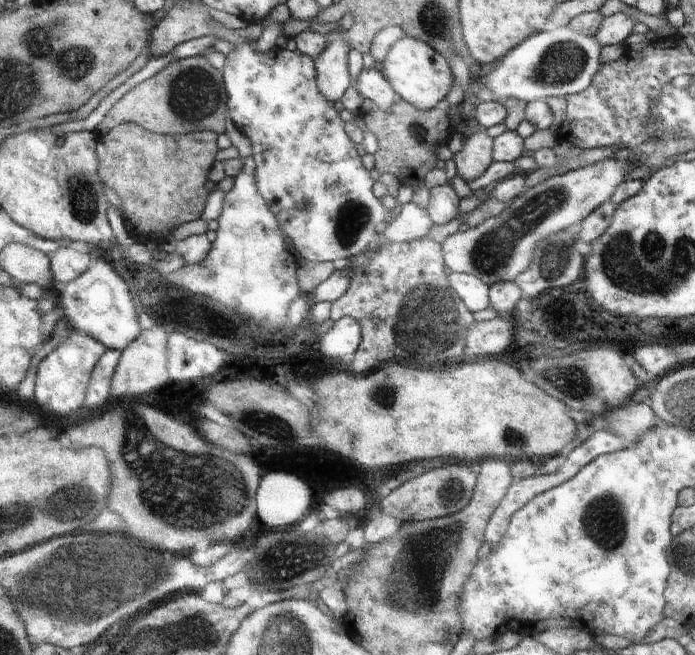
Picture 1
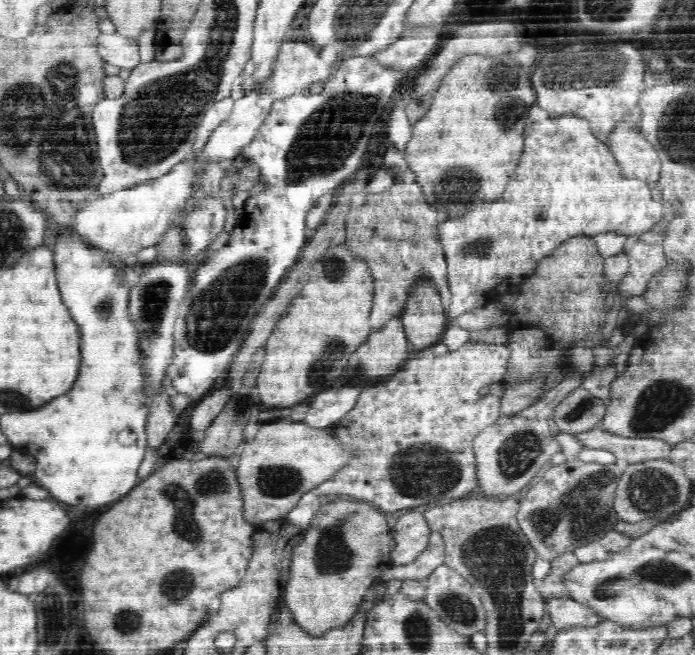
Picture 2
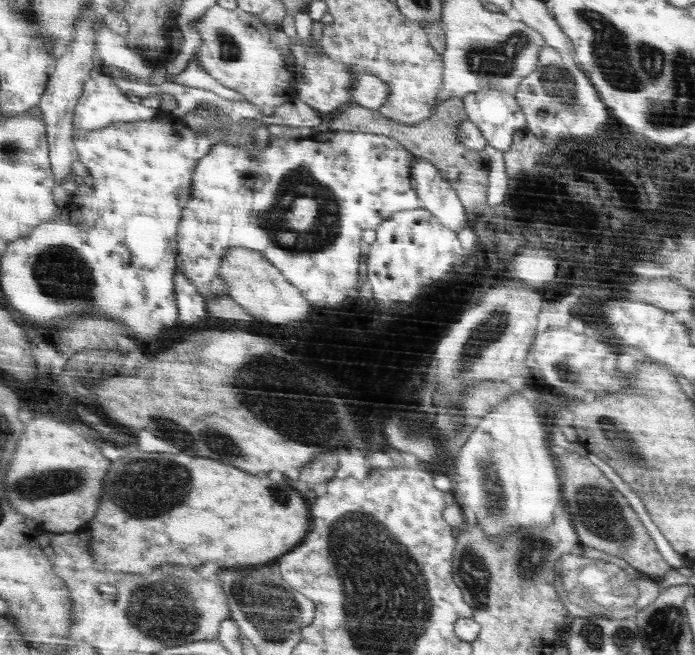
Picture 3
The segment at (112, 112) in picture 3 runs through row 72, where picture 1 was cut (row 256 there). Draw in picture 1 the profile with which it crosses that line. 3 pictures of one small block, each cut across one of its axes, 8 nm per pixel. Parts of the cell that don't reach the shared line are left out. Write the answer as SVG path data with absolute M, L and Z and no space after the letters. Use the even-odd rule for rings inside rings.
M97 256L80 278L62 288L62 305L68 310L72 326L93 334L112 349L127 349L141 334L142 326L136 314L136 302L128 282L116 270L114 261Z

